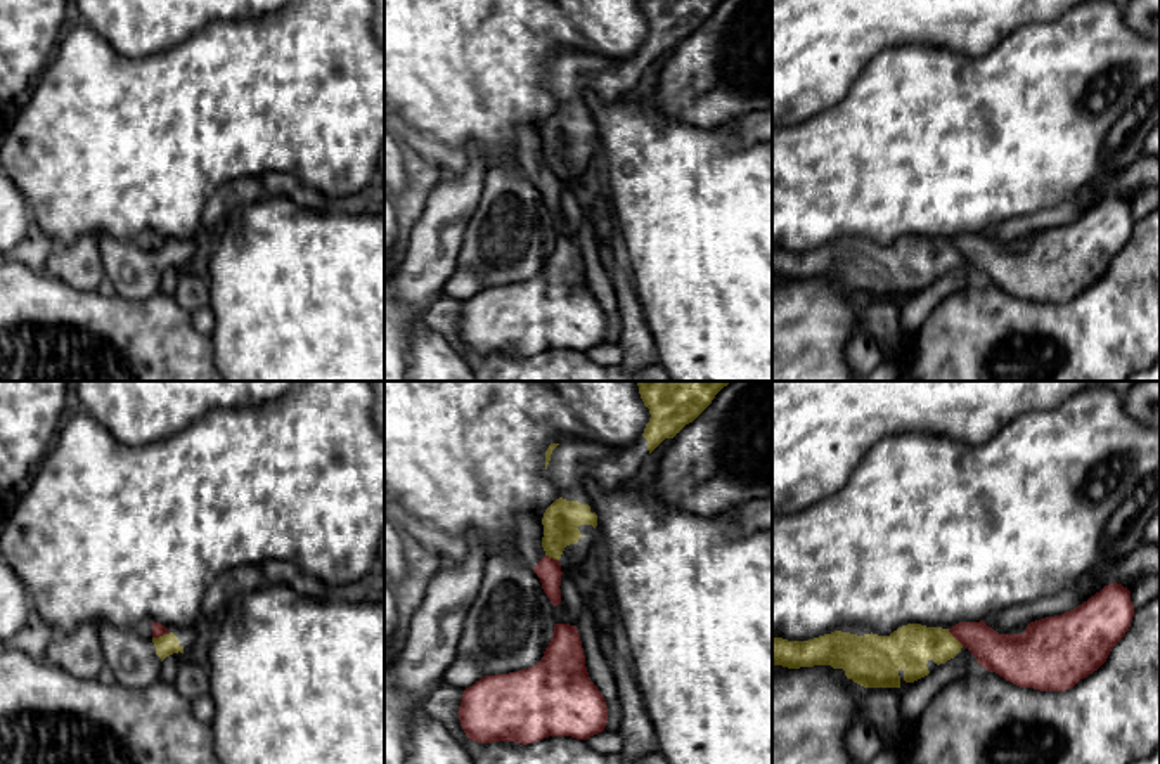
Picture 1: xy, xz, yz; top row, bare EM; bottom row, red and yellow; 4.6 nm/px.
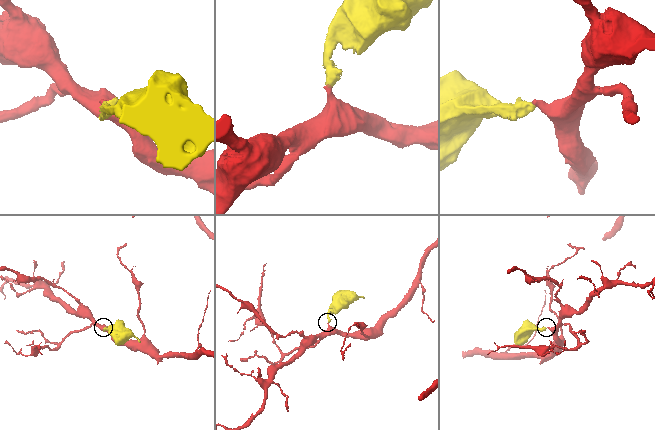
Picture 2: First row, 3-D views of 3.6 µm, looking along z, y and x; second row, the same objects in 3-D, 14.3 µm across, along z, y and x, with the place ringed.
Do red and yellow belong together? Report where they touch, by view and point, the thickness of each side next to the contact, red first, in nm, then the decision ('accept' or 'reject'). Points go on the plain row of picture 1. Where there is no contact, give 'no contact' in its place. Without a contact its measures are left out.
meets red in xy at (161, 246); 60 nm thick on the red side, 100 nm on the other; reject

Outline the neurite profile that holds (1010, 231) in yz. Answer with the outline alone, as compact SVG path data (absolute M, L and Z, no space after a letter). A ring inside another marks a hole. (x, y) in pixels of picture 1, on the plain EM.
M1110 165L1070 199L1028 215L1008 218L1002 223L987 229L983 234L1002 246L1011 246L1025 236L1070 223L1084 215L1094 189L1118 172L1122 170L1118 170L1115 165Z

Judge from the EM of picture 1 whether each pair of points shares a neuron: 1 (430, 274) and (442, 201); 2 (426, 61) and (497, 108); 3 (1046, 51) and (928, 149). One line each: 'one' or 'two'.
1: one
2: one
3: one

